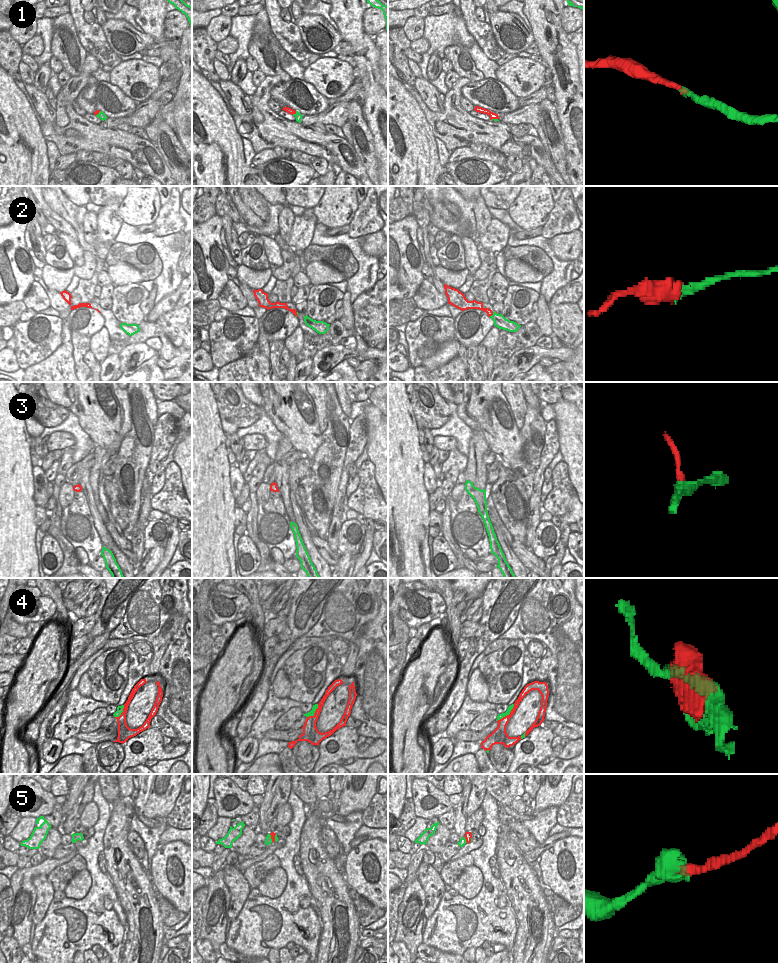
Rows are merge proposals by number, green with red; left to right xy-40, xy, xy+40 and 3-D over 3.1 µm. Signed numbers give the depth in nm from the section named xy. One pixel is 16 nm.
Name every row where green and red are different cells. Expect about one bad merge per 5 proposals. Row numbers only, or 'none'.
3

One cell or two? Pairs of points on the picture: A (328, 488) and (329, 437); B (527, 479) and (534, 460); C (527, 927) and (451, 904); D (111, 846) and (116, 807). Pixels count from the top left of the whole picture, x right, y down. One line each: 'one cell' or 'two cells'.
A: one cell
B: one cell
C: two cells
D: one cell

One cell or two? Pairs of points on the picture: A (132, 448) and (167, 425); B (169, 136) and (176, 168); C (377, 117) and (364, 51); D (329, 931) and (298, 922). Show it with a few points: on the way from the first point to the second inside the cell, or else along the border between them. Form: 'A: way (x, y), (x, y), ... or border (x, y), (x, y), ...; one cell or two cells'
A: border (154, 426), (154, 442), (149, 457); two cells
B: way (168, 144), (171, 148), (173, 160); one cell
C: way (376, 101), (370, 84), (369, 67); one cell
D: border (321, 930), (316, 952); two cells

